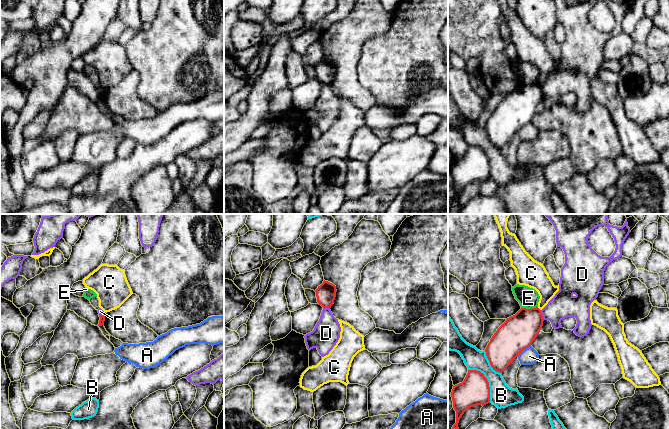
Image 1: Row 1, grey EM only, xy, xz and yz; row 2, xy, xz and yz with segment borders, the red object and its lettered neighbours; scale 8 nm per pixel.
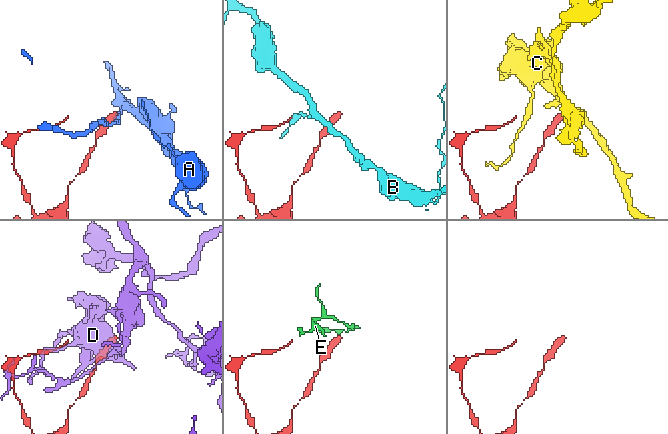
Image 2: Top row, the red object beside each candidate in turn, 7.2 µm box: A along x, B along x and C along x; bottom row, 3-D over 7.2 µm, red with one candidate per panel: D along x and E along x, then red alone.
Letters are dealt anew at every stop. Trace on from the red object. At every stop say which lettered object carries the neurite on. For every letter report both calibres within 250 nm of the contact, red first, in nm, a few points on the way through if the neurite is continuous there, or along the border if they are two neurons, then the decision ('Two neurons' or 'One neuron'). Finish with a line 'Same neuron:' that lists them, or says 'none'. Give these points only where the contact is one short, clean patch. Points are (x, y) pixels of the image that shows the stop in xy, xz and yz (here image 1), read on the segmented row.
A: Thickness 280 nm (red) against 140 nm. Boundary: yz (530, 345), (517, 356). Two neurons
B: Thickness 240 nm (red) against 190 nm. Boundary: yz (468, 369), (479, 370), (486, 378), (490, 402). Two neurons
C: Thickness 280 nm (red) against 180 nm. Two neurons
D: Thickness 280 nm (red) against 200 nm. Boundary: yz (540, 310), (544, 319). Two neurons
E: Thickness 280 nm (red) against 170 nm. Boundary: yz (537, 306), (521, 308). Two neurons
Same neuron: none

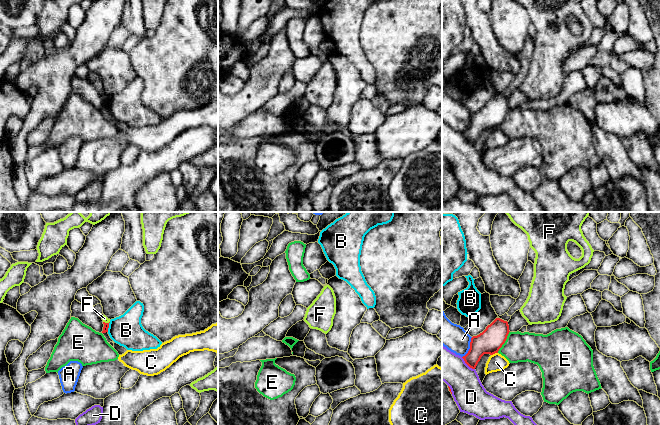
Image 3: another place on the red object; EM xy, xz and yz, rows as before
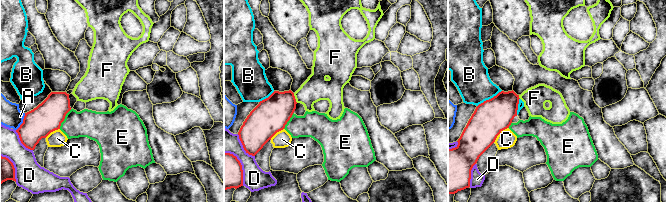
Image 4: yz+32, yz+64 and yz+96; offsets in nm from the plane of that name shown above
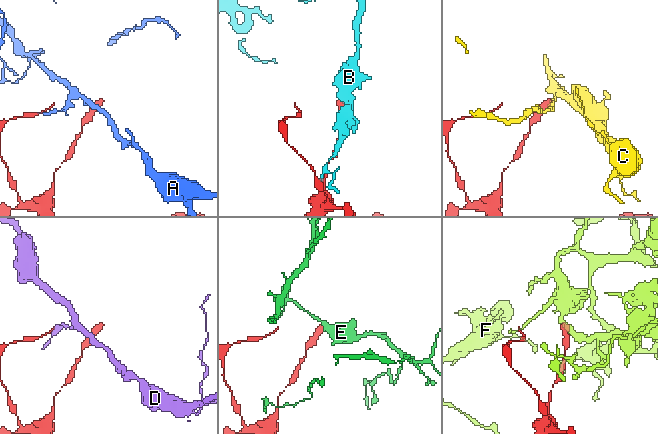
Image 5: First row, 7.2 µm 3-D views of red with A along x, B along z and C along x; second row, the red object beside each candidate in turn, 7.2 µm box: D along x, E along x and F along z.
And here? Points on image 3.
A: Thickness 190 nm (red) against 200 nm. Two neurons
B: Thickness 50 nm (red) against 260 nm. Two neurons
C: Thickness 190 nm (red) against 140 nm. Boundary: yz (497, 352), (491, 355). Two neurons
D: Thickness 190 nm (red) against 260 nm. Boundary: yz (461, 357), (474, 369). Two neurons
E: Thickness 190 nm (red) against 240 nm. Two neurons
F: Thickness 50 nm (red) against 50 nm. Boundary: xy (103, 321), (109, 322). Two neurons
Same neuron: none

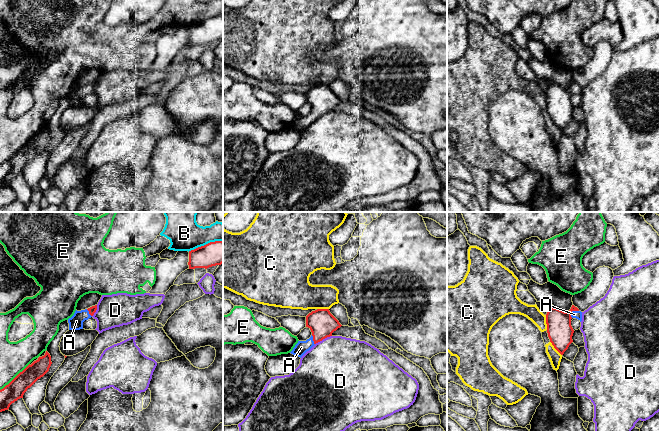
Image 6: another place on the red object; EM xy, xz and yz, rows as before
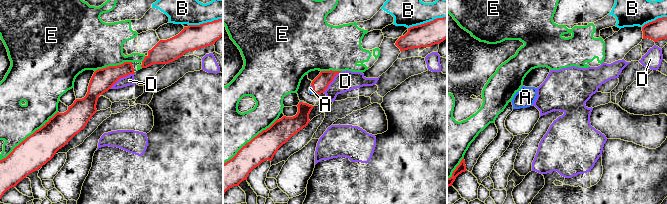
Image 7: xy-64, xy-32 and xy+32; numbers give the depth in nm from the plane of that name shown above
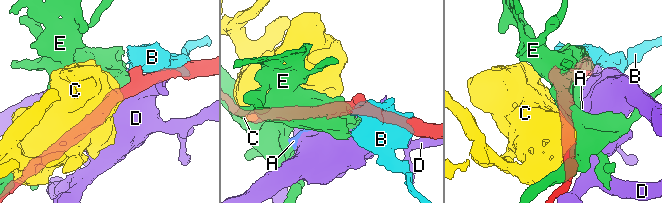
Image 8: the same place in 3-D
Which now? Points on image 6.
A: Thickness 200 nm (red) against 60 nm. Path across: yz (559, 329), (559, 324), (572, 310), (574, 314). One neuron
B: Thickness 190 nm (red) against 260 nm. Two neurons
C: Thickness 200 nm (red) against 120 nm. Two neurons
D: Thickness 220 nm (red) against 480 nm. Boundary: xz (331, 335), (315, 344). Two neurons
E: Thickness 150 nm (red) against 240 nm. Two neurons
Same neuron: A

